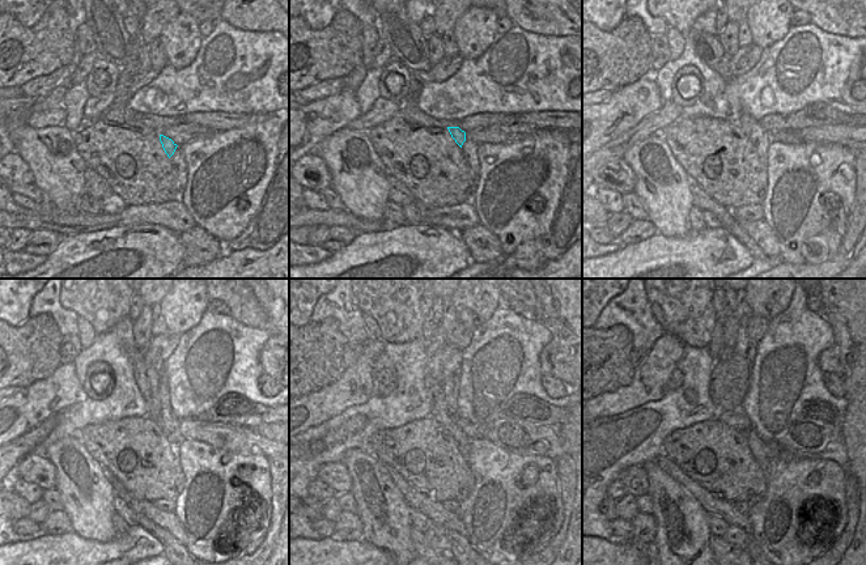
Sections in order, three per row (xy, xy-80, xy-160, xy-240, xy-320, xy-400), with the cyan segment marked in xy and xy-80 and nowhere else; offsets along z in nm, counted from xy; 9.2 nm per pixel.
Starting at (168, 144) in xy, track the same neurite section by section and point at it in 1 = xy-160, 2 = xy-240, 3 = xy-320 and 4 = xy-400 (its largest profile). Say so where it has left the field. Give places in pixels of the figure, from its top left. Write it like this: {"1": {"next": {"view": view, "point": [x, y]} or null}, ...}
{"1": {"next": {"view": "xy-160", "point": [746, 122]}}, "2": {"next": {"view": "xy-240", "point": [152, 373]}}, "3": {"next": {"view": "xy-320", "point": [434, 347]}}, "4": {"next": {"view": "xy-400", "point": [731, 323]}}}

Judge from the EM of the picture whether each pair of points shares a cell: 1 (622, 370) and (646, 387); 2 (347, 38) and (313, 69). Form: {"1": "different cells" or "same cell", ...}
{"1": "different cells", "2": "same cell"}

